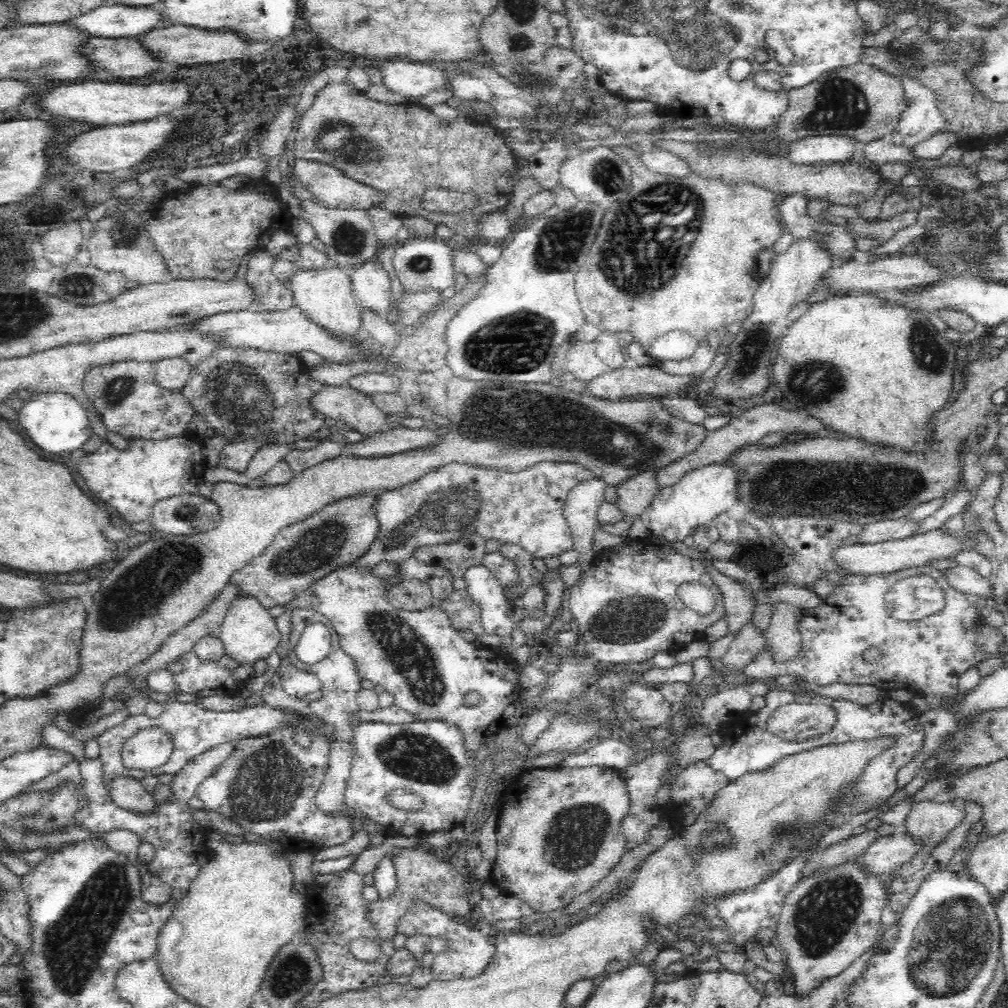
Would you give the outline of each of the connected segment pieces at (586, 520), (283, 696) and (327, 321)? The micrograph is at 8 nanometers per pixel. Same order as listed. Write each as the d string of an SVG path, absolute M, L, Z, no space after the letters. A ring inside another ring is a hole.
M596 477L581 480L568 494L560 513L573 536L572 548L579 554L577 564L582 571L592 568L597 556L594 551L594 526L598 523L596 511L605 501L607 484Z
M299 610L292 616L291 637L289 638L289 646L286 648L287 654L286 658L284 658L284 662L287 662L287 664L293 668L316 676L321 682L322 696L320 696L318 700L306 702L303 700L298 701L295 698L292 698L289 694L286 694L281 681L282 670L284 670L282 669L282 664L278 670L272 674L272 678L268 681L269 683L263 687L260 696L263 697L263 700L265 701L264 704L266 705L270 705L274 708L282 708L286 711L296 713L299 716L308 715L317 717L320 720L325 720L330 724L334 724L336 729L338 729L338 733L340 733L340 737L342 737L343 740L346 740L350 730L357 726L356 723L352 723L352 719L348 718L348 716L352 716L352 712L354 712L356 708L359 708L358 703L356 703L356 692L358 692L358 688L360 688L361 678L358 677L354 659L352 659L352 657L350 657L350 655L348 655L348 653L341 647L340 637L338 637L338 634L333 627L329 627L332 641L328 656L326 656L324 660L320 660L320 663L312 665L303 664L299 661L295 654L296 642L298 642L302 630L308 624L314 622L323 623L326 622L326 619L323 615L320 615L314 610Z
M332 263L316 270L299 270L291 278L290 289L294 305L300 307L310 320L322 324L324 328L330 328L338 336L341 333L343 336L361 334L360 313L352 298L349 276L349 271Z

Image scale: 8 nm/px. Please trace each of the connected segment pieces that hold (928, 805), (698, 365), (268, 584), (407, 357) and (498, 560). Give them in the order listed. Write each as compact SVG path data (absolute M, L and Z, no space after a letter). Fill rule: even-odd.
M922 800L913 804L905 821L908 832L914 832L919 836L924 836L925 833L933 834L933 840L939 844L965 816L963 804L958 800Z
M703 341L698 344L692 356L681 361L659 361L658 367L670 374L700 374L712 366L718 354L718 348L712 348L709 343Z
M382 488L365 489L326 502L310 516L276 532L263 552L236 571L231 580L235 580L242 593L255 593L268 609L288 605L312 583L336 569L358 562L367 554L383 528L376 509L380 494Z
M485 263L485 270L469 278L469 282L459 292L455 292L454 296L450 297L446 302L413 334L409 336L401 337L395 348L392 348L393 356L395 360L399 361L399 364L403 364L405 368L411 368L411 370L419 372L434 372L440 370L444 366L448 365L448 355L450 352L450 345L447 339L449 322L458 314L465 304L468 304L471 300L474 300L482 290L482 287L488 282L490 268L494 266L494 263Z
M496 551L485 555L483 565L494 575L496 582L500 583L505 601L509 604L520 603L523 594L520 593L520 576L514 562Z

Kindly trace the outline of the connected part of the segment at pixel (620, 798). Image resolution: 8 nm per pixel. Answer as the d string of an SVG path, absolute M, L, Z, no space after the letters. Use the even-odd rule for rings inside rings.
M563 763L548 768L522 768L521 773L506 786L504 794L502 794L497 802L497 806L500 808L496 822L497 856L493 862L492 871L487 882L498 889L500 895L517 896L520 900L523 900L536 910L541 910L541 912L566 907L575 896L590 890L620 860L623 851L629 845L627 838L620 828L620 820L622 820L622 816L627 812L629 806L628 791L626 790L622 775L609 768L596 765L564 765Z

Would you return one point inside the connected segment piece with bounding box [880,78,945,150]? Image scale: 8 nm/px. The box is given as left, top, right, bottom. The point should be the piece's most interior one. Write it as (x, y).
(920, 119)

